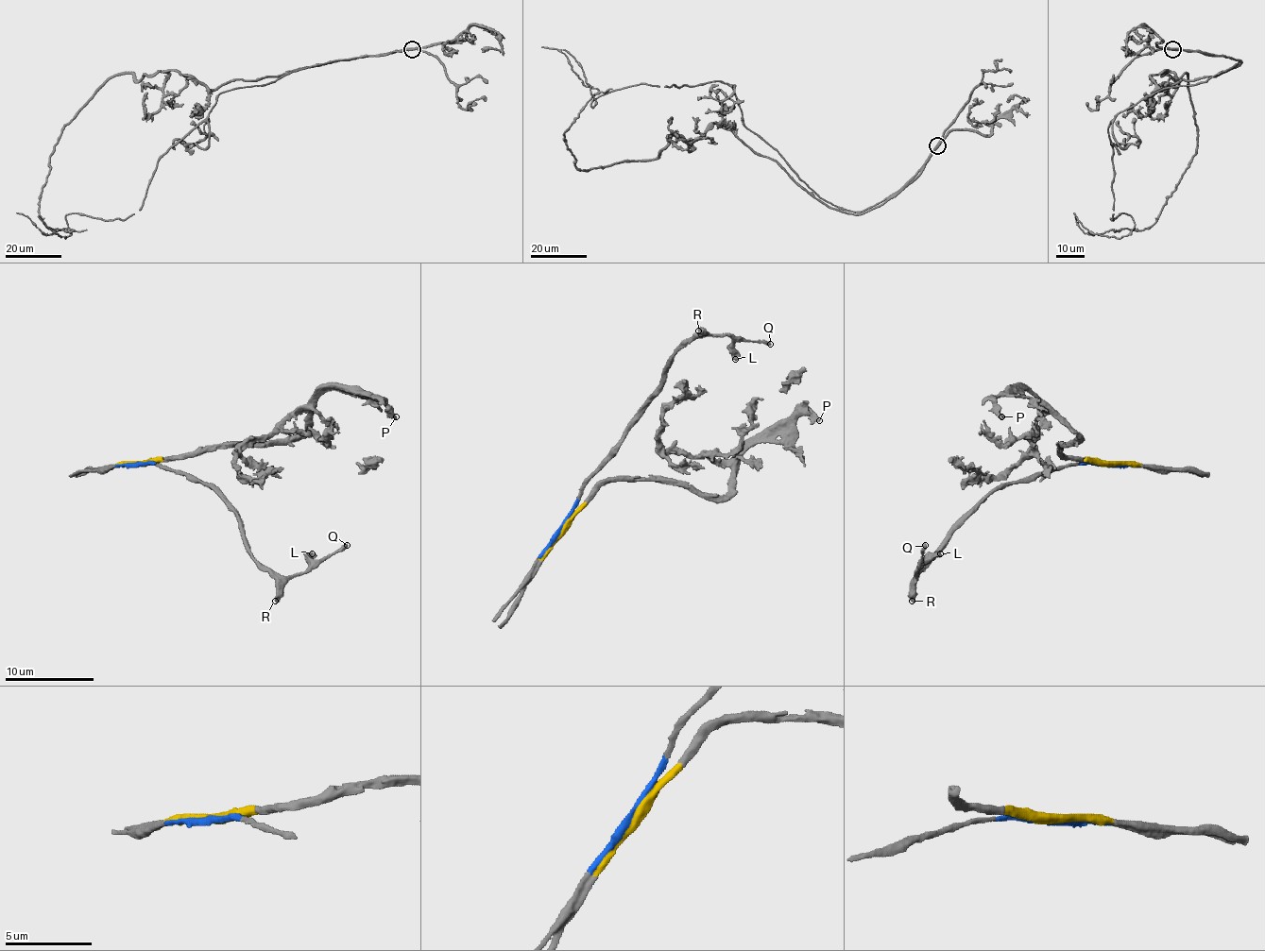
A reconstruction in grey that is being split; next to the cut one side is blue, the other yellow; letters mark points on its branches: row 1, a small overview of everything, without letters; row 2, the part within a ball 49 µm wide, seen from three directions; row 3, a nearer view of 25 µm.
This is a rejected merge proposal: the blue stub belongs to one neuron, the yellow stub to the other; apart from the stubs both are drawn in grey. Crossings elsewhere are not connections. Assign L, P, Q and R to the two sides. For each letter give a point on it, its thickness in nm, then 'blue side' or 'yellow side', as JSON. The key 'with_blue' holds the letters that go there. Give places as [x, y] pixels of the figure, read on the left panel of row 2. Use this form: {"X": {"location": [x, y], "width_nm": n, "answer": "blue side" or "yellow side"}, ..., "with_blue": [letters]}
{"L": {"location": [312, 553], "width_nm": 500, "answer": "blue side"}, "P": {"location": [396, 416], "width_nm": 420, "answer": "yellow side"}, "Q": {"location": [347, 545], "width_nm": 320, "answer": "blue side"}, "R": {"location": [275, 601], "width_nm": 480, "answer": "blue side"}, "with_blue": ["L", "Q", "R"]}

